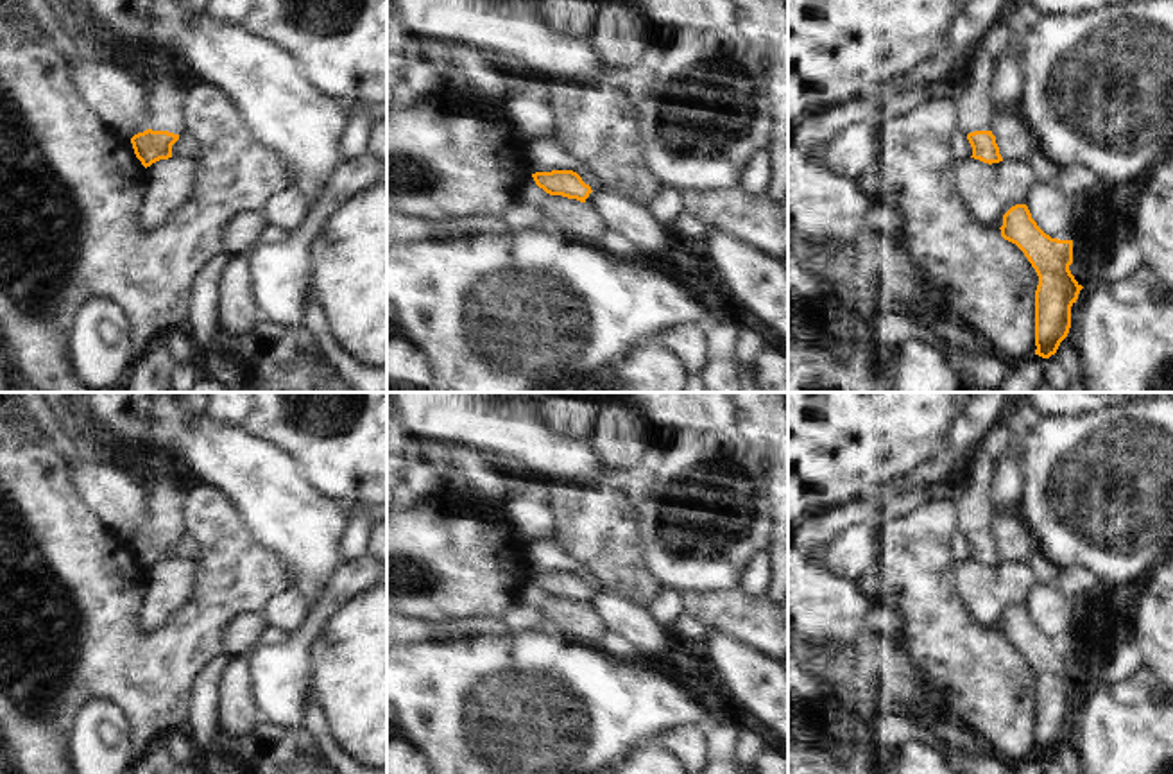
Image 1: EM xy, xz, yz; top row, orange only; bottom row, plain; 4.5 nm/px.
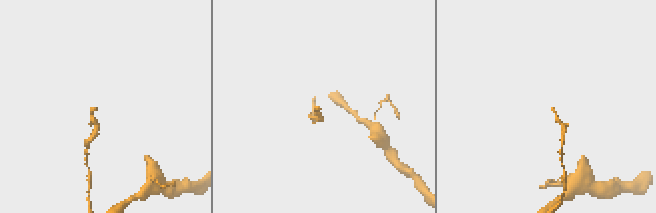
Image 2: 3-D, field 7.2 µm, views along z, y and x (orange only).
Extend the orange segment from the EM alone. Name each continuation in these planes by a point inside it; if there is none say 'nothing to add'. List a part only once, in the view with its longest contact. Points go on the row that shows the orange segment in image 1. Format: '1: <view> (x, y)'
1: xy (165, 104)

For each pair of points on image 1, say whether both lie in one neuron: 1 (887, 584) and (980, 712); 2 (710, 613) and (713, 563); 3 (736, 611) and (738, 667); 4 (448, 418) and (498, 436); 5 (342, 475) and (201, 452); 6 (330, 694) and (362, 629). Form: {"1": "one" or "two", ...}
{"1": "one", "2": "two", "3": "two", "4": "one", "5": "two", "6": "one"}

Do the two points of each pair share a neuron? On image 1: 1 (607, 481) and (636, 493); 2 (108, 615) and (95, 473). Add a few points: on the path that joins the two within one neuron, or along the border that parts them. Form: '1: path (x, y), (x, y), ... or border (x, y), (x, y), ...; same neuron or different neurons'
1: path (615, 481), (624, 481), (629, 486); same neuron
2: border (74, 486), (86, 507), (110, 531), (129, 541); different neurons

